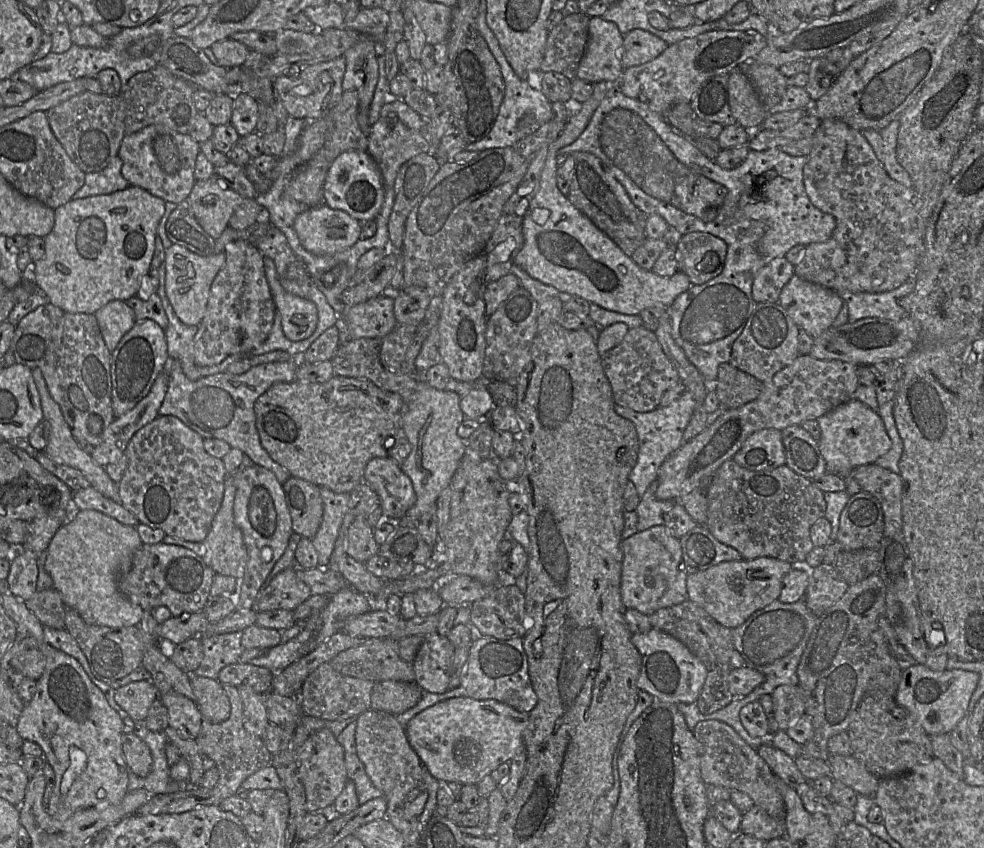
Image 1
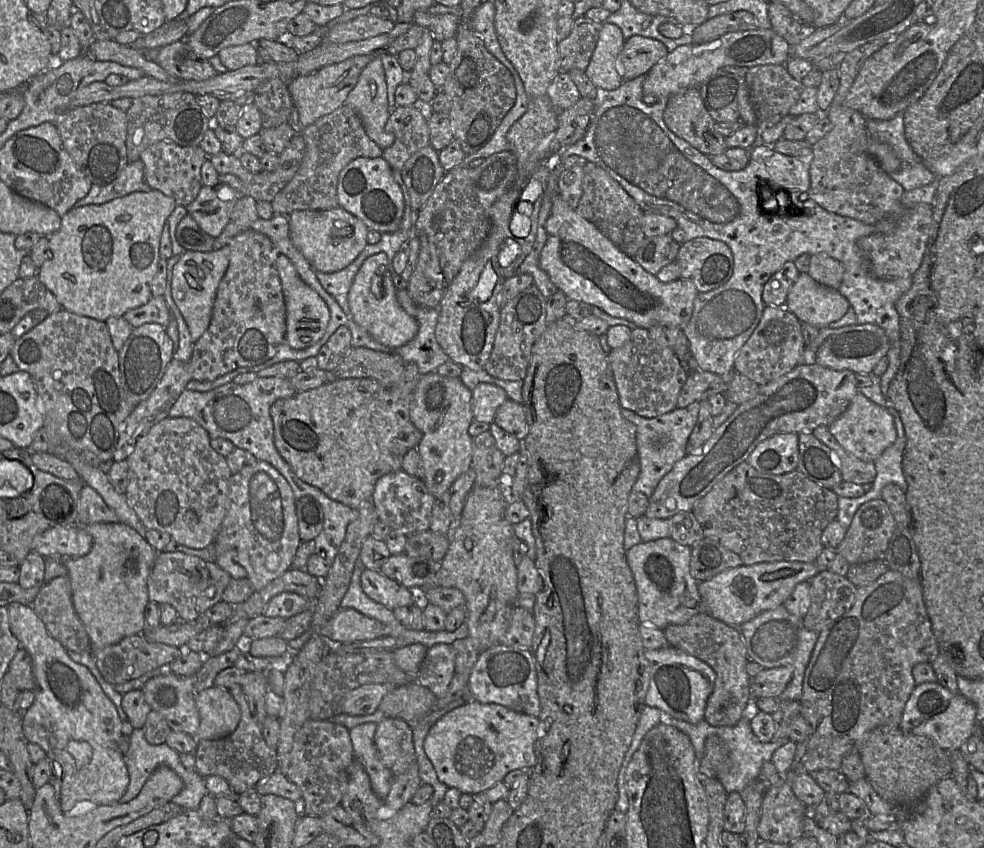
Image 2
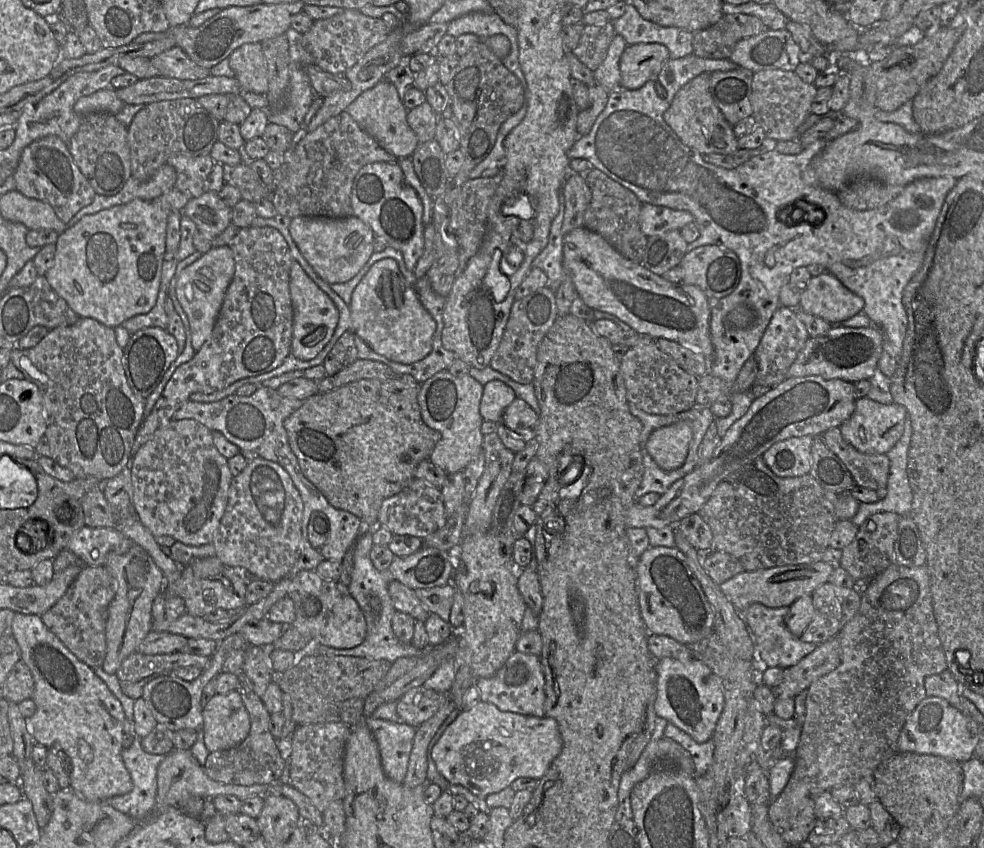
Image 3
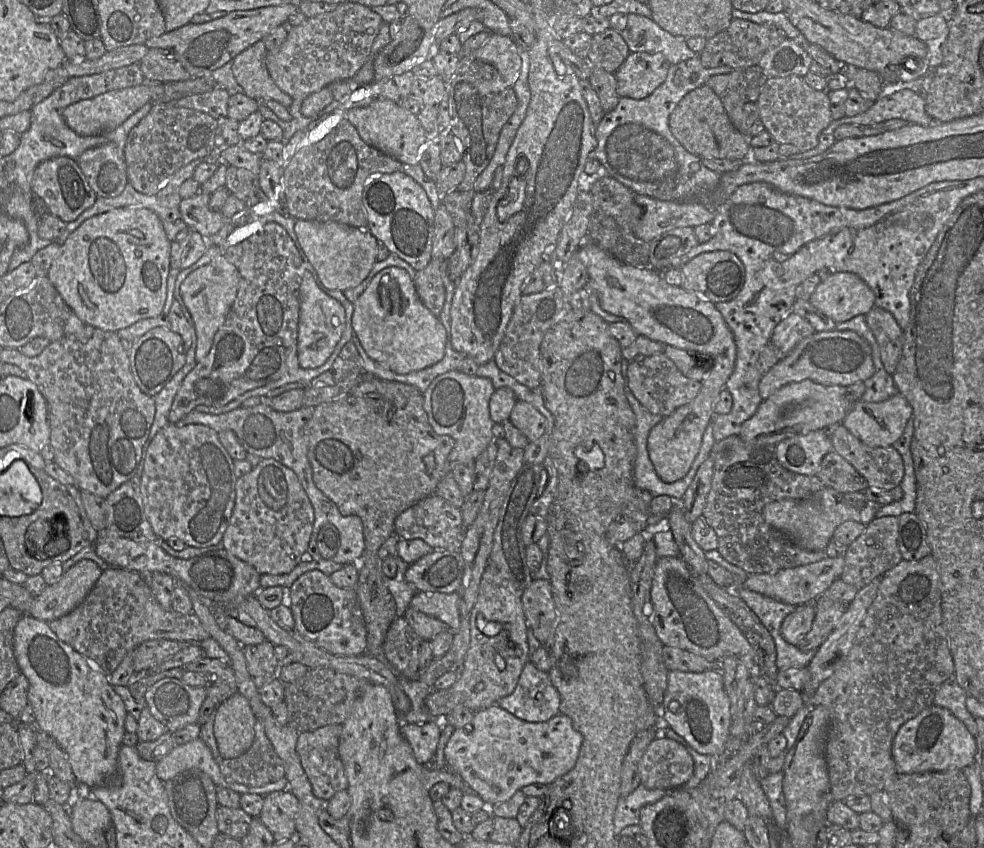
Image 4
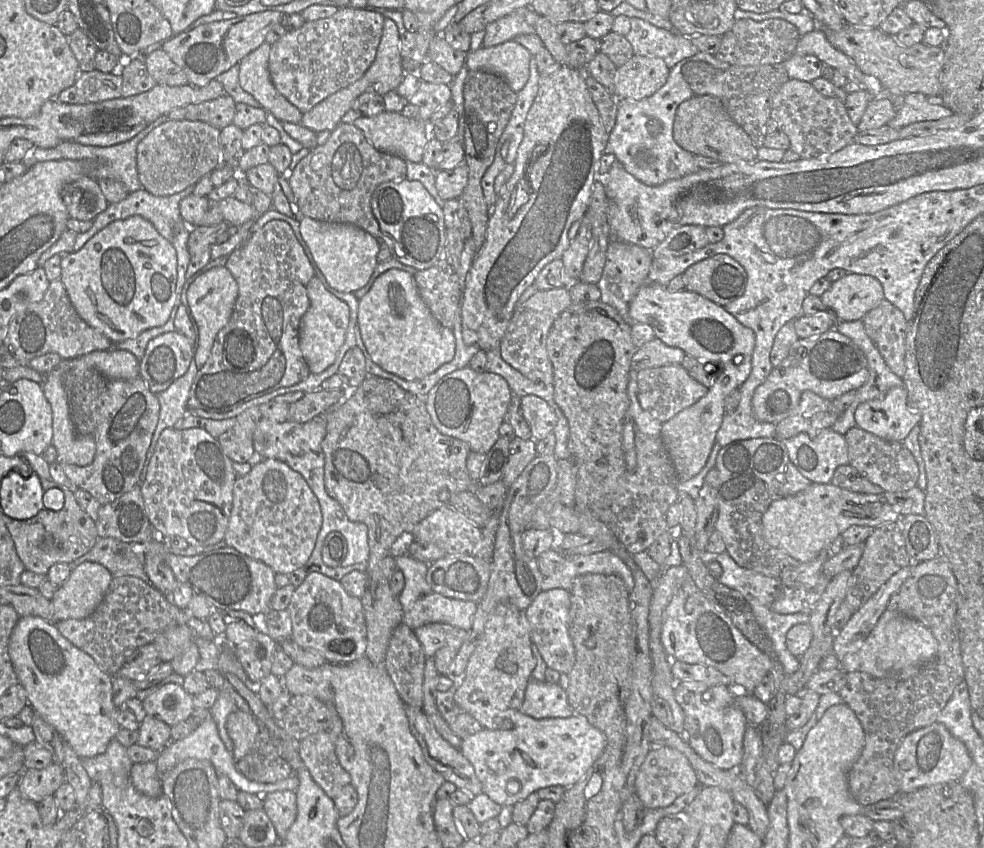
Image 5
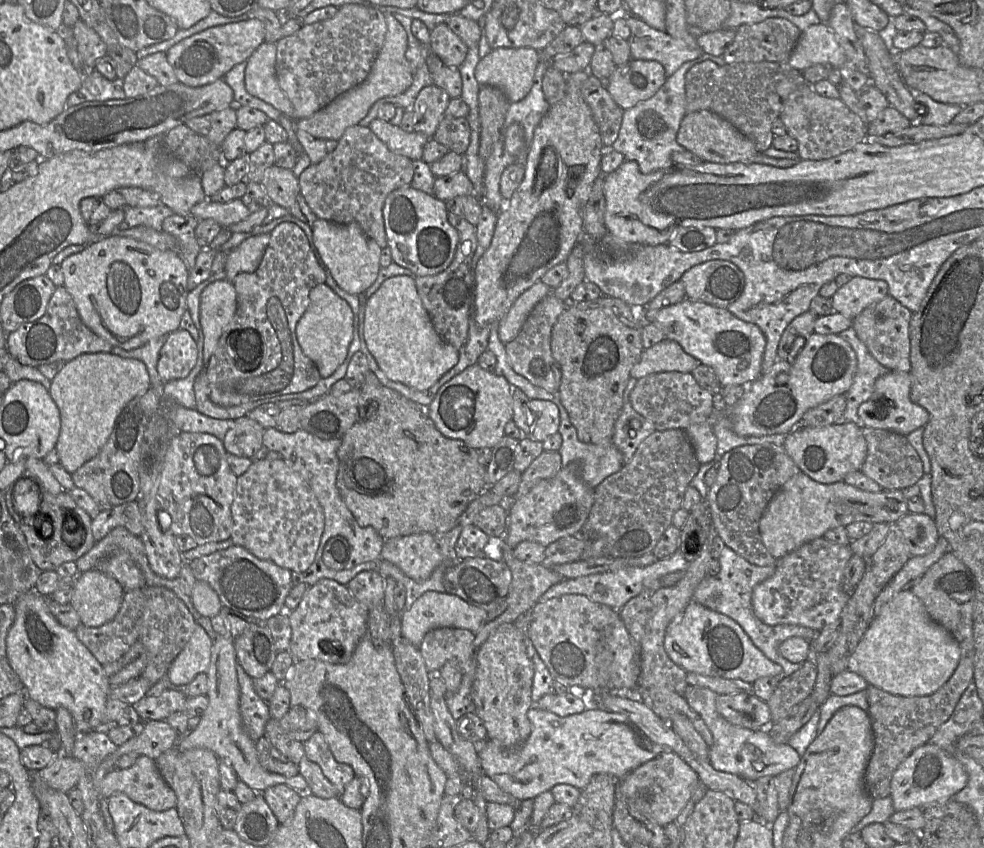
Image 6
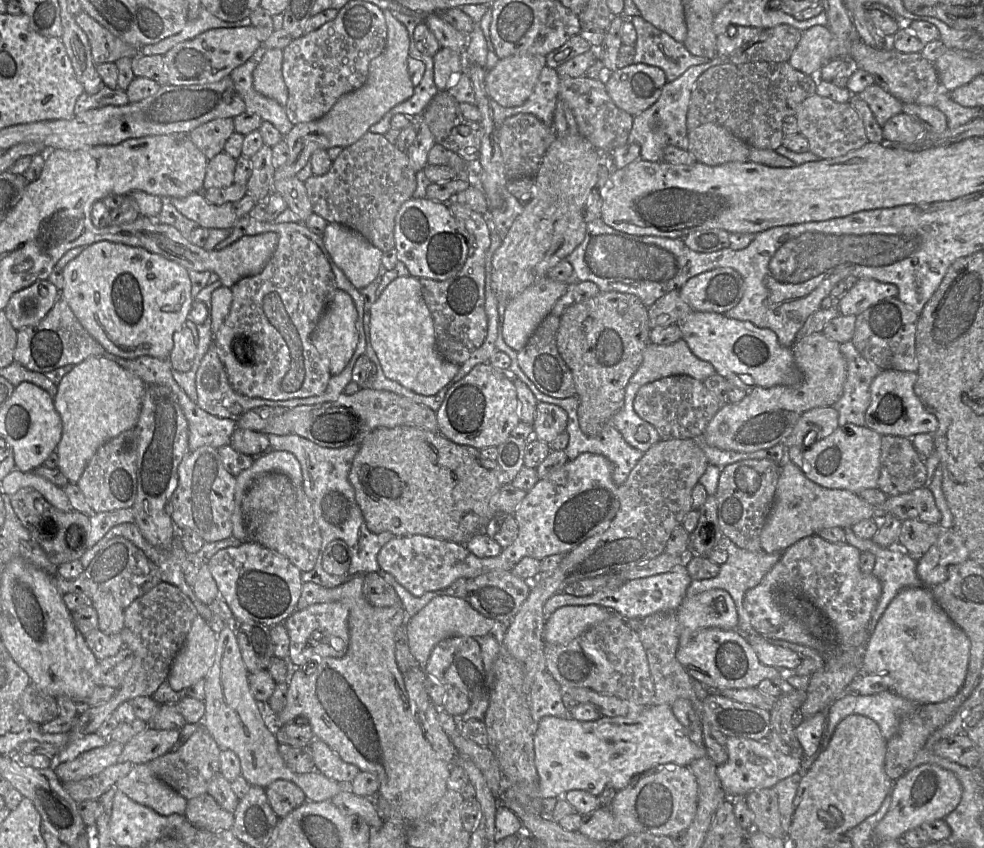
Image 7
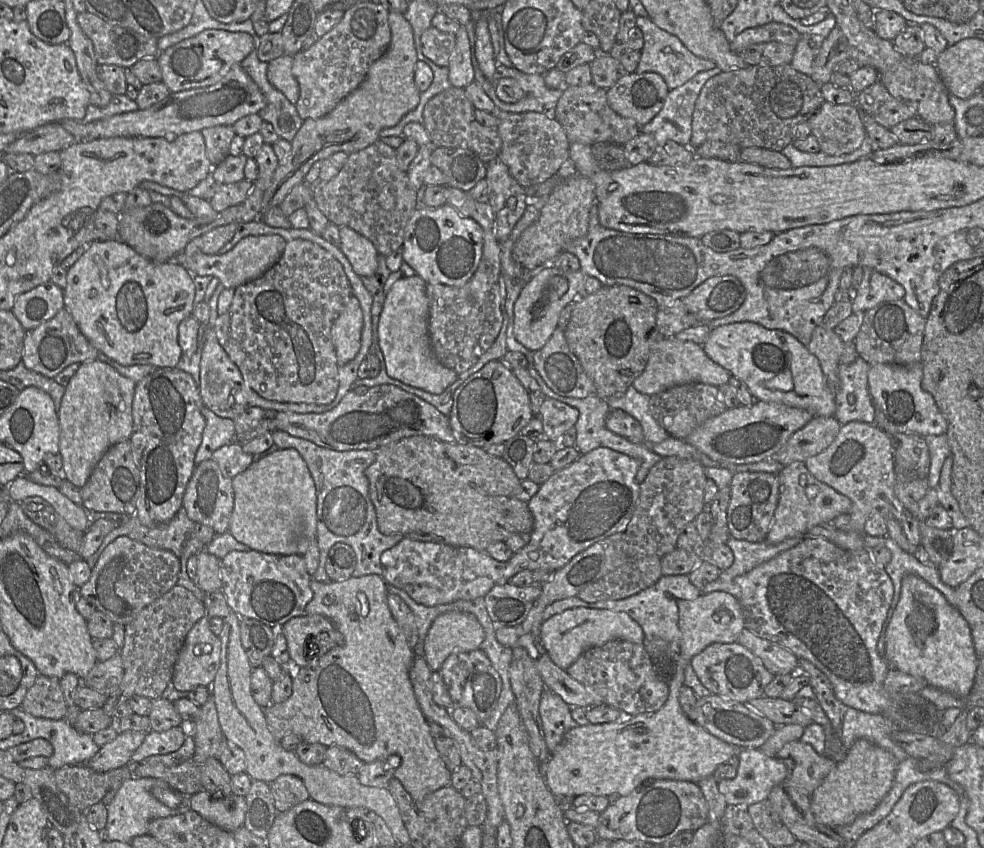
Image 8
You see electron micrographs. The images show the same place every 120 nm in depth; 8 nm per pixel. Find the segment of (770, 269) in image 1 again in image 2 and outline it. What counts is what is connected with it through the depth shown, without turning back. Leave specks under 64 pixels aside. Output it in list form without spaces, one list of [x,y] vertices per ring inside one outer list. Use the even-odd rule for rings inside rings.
[[[793,261],[786,262],[763,287],[762,299],[765,305],[786,307],[788,292],[799,274]]]

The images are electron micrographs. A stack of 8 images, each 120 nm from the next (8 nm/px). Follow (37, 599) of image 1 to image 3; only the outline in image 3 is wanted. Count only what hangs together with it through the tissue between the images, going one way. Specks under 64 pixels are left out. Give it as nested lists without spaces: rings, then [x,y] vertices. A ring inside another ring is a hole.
[[[85,564],[66,593],[41,615],[46,627],[82,662],[91,668],[102,667],[106,657],[106,621],[117,582],[104,566]]]

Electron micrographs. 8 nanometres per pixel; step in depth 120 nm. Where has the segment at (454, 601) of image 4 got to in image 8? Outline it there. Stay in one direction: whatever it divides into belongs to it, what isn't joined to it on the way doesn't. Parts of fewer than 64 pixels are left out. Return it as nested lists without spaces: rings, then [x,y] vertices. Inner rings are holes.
[[[449,611],[435,618],[423,642],[423,656],[432,671],[439,672],[443,662],[453,653],[480,648],[485,632],[477,618],[469,612]]]

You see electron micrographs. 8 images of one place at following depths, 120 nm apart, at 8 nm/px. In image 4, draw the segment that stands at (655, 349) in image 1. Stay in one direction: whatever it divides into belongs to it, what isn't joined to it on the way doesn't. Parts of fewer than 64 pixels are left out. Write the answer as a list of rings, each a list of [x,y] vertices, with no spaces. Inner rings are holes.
[[[664,352],[623,362],[623,375],[634,397],[648,411],[663,417],[692,401],[702,388],[701,381],[686,377]]]

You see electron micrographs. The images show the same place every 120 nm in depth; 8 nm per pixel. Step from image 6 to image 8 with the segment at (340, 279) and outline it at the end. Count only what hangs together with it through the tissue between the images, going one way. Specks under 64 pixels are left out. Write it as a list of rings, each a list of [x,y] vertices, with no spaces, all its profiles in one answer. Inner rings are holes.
[[[340,226],[340,250],[360,277],[373,275],[378,267],[378,251],[373,243],[348,226]]]

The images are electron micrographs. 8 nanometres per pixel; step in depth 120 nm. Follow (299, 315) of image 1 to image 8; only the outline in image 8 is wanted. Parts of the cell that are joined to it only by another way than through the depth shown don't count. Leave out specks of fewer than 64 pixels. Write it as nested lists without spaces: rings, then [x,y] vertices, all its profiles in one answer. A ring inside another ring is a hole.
[[[352,295],[331,328],[338,366],[345,365],[357,355],[360,349],[362,328],[362,309],[358,299]]]

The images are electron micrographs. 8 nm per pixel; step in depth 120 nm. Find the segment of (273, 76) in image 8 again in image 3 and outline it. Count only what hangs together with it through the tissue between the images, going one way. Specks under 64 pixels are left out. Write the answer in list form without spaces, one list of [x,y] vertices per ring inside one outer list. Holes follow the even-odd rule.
[[[247,43],[236,48],[227,58],[235,78],[240,83],[240,91],[265,95],[268,91],[268,69],[260,43]]]

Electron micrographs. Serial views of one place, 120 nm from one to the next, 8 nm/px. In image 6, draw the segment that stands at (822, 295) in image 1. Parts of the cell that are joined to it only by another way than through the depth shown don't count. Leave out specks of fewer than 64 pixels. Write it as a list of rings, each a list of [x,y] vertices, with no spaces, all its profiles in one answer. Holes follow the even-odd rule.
[[[852,277],[831,297],[832,307],[847,318],[854,319],[870,305],[888,295],[884,280]]]

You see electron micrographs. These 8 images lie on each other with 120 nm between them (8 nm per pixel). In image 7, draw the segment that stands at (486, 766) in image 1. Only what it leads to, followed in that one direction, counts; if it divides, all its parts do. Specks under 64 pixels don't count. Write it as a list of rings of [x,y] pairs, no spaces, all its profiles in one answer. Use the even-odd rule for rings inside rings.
[[[668,704],[633,709],[626,716],[602,716],[594,721],[545,716],[538,722],[534,737],[534,763],[539,776],[538,797],[560,798],[570,790],[585,790],[599,796],[606,787],[617,791],[627,787],[634,776],[648,769],[667,763],[689,766],[693,760],[706,755],[705,746],[698,746],[689,738]]]

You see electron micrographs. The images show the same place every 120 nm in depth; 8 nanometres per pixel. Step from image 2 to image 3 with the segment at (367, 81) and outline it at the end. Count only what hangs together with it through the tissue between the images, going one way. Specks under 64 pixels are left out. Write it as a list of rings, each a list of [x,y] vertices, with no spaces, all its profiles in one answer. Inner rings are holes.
[[[386,77],[361,93],[346,109],[347,112],[384,150],[397,158],[411,158],[419,142],[407,122],[407,112],[395,85]]]

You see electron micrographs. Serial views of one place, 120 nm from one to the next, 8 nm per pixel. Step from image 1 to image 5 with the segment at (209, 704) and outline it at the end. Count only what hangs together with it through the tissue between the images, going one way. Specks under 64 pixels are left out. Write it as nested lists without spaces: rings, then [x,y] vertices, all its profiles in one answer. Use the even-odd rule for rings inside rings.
[[[239,709],[228,715],[226,728],[233,742],[233,757],[238,761],[252,748],[259,724],[251,714]]]

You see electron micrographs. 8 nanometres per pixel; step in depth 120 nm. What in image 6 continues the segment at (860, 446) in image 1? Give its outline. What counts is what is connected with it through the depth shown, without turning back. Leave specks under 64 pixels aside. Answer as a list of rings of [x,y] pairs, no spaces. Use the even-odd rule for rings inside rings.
[[[890,371],[879,377],[875,382],[871,397],[859,406],[858,415],[862,419],[862,425],[892,431],[905,436],[919,427],[924,427],[929,421],[929,413],[925,408],[912,402],[910,390],[910,372]]]

